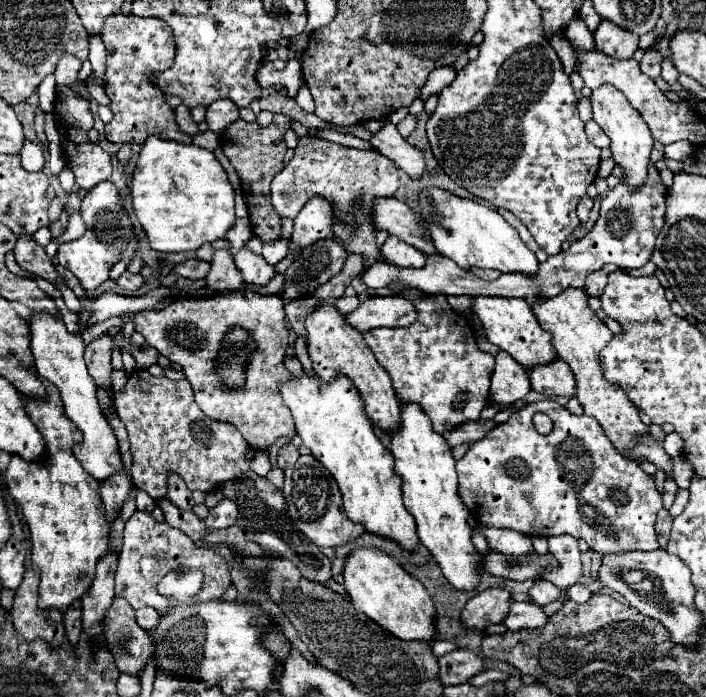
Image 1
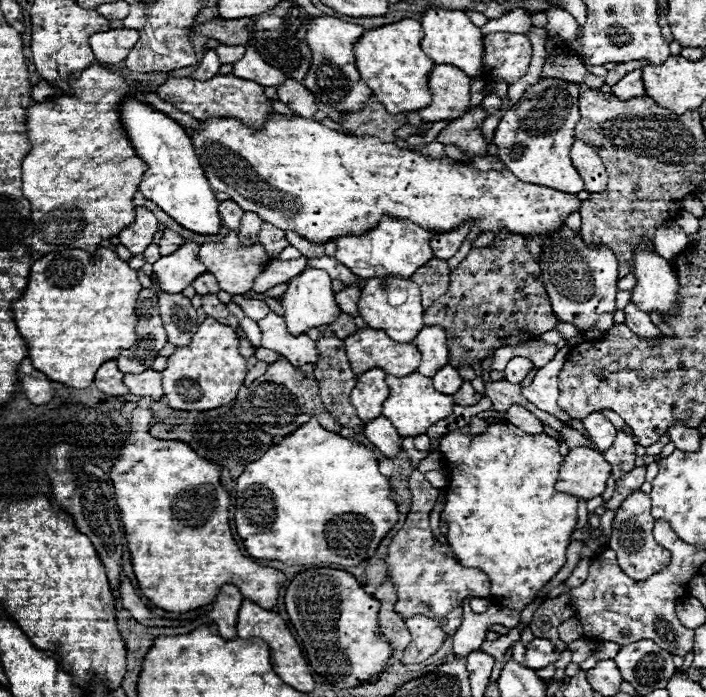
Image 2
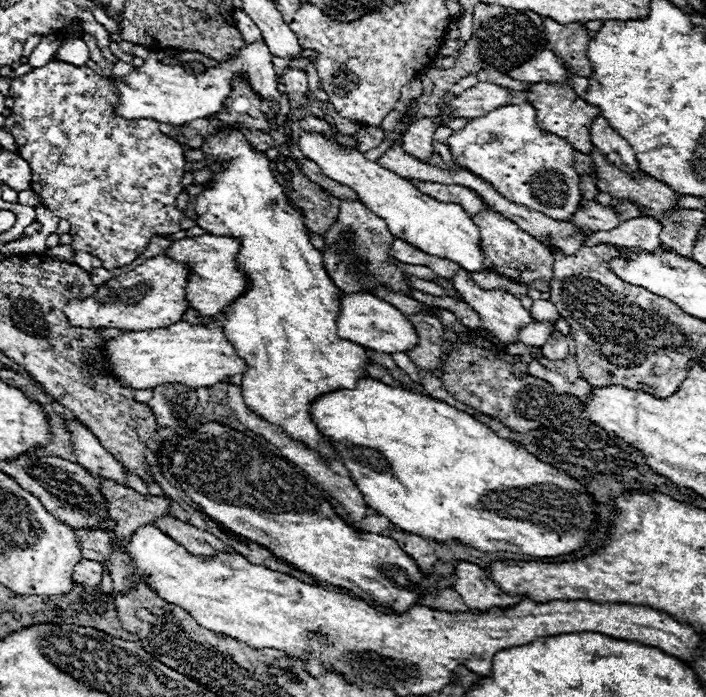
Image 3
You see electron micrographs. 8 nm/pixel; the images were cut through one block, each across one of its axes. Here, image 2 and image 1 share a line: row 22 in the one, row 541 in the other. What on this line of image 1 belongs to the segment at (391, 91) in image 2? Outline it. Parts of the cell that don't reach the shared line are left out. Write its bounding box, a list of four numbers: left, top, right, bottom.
[280,374,420,552]

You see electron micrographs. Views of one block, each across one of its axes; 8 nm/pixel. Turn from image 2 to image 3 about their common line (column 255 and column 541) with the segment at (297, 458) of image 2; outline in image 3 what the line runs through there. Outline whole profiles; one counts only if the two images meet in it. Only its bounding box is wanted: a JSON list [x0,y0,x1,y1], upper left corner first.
[310,378,596,558]

